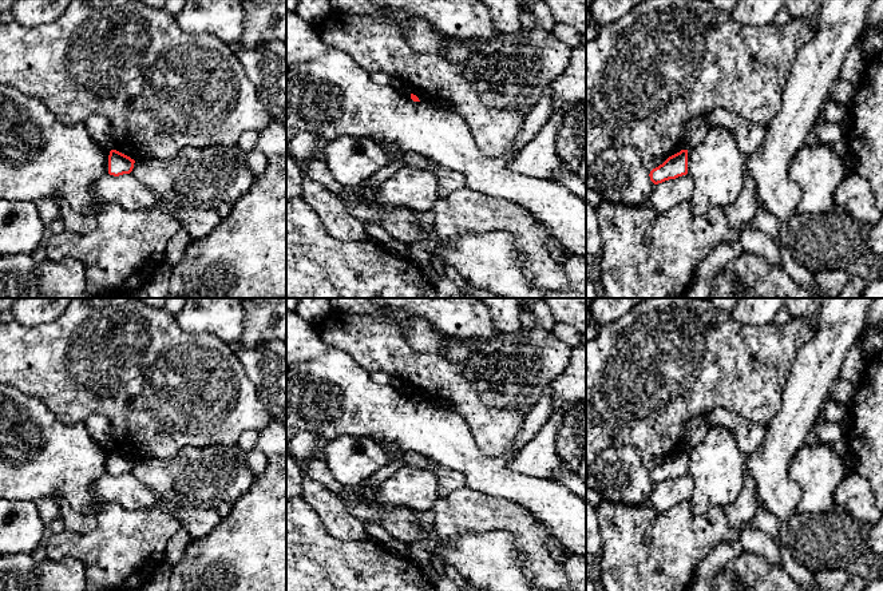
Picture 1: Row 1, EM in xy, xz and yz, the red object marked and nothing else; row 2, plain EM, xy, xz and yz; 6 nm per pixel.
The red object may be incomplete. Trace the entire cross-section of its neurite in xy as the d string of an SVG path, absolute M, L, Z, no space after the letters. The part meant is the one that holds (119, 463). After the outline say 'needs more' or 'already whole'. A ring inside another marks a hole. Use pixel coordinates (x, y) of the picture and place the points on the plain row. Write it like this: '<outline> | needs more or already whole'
M111 449L108 455L108 473L114 476L119 476L123 473L130 473L134 468L135 460L130 456Z | already whole

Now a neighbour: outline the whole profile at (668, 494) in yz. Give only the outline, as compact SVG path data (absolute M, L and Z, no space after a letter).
M688 475L669 479L654 484L649 497L649 504L660 513L666 512L672 507L690 500L693 492L693 481Z

